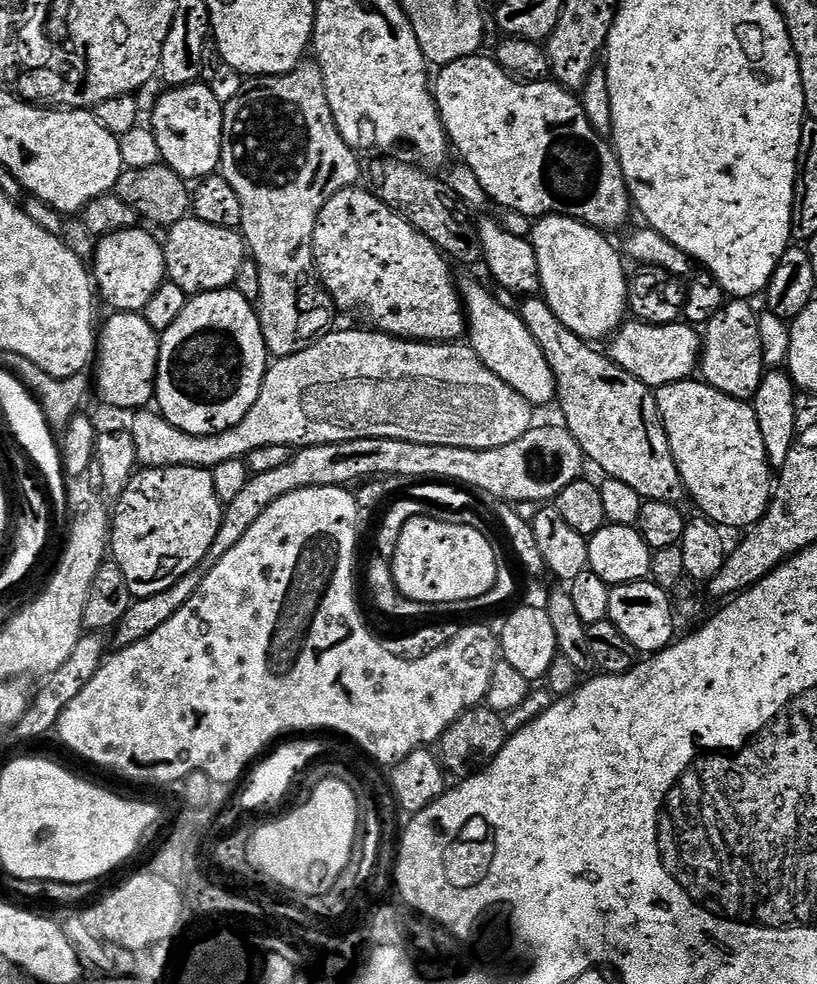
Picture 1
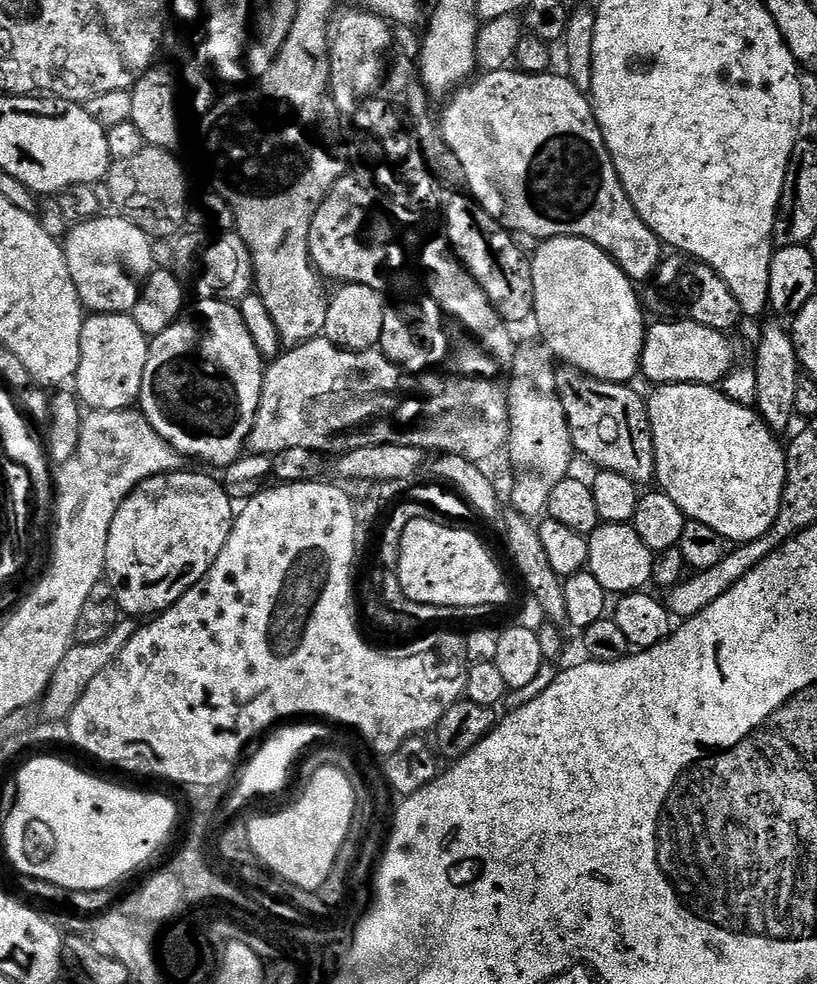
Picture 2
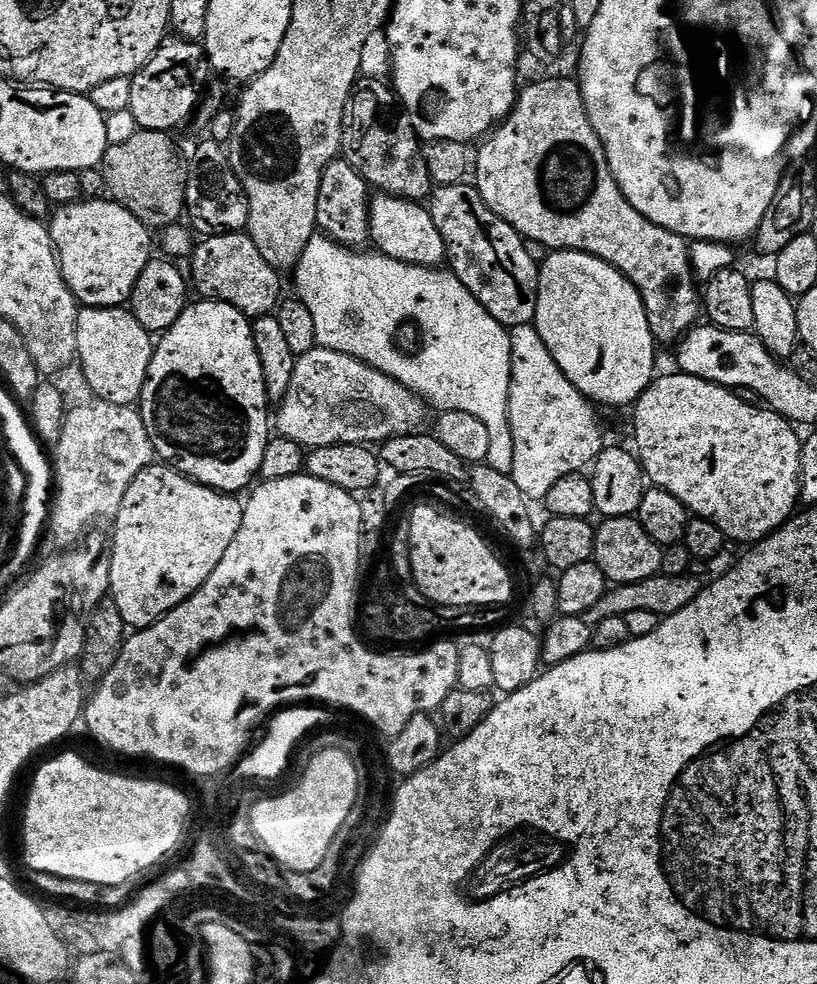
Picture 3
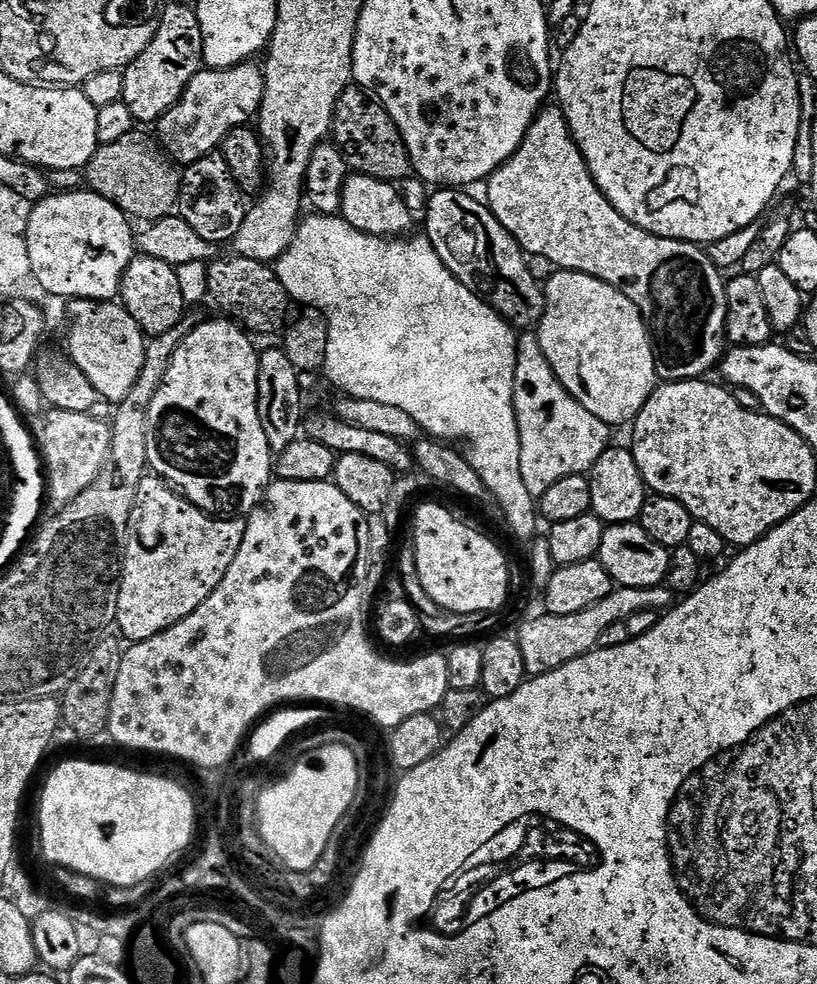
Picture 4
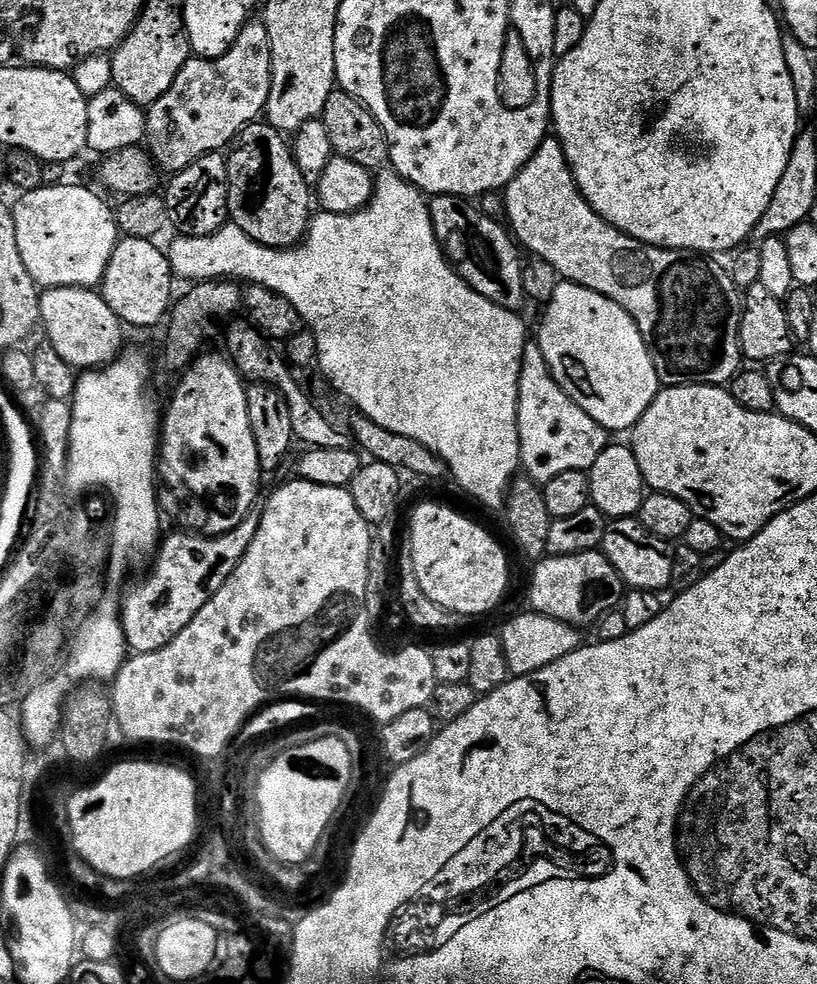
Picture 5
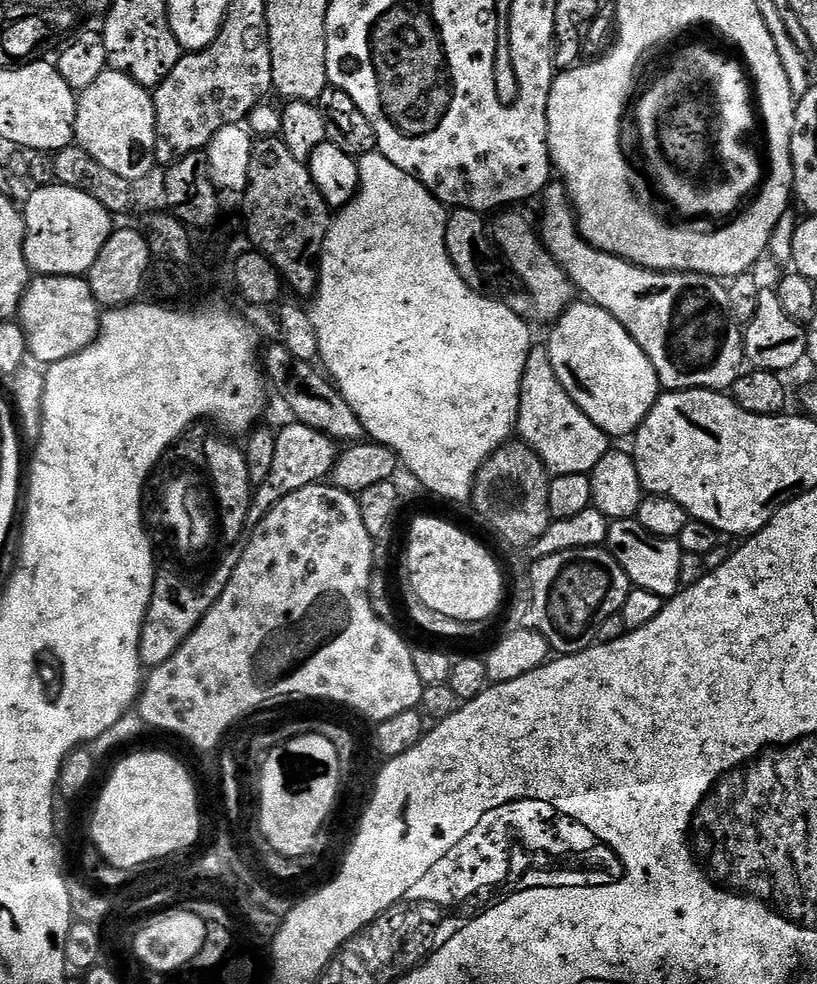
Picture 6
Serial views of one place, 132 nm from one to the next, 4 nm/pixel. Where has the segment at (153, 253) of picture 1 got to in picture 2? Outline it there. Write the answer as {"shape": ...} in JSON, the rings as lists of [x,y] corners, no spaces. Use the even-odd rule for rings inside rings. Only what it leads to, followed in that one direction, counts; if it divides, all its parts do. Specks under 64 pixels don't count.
{"shape":[[[100,214],[95,219],[73,223],[62,241],[66,266],[70,270],[70,278],[74,278],[74,286],[78,290],[78,298],[85,309],[92,314],[118,316],[131,313],[138,302],[141,283],[148,279],[148,273],[153,271],[152,246],[149,239],[134,222],[124,219],[119,214]]]}

